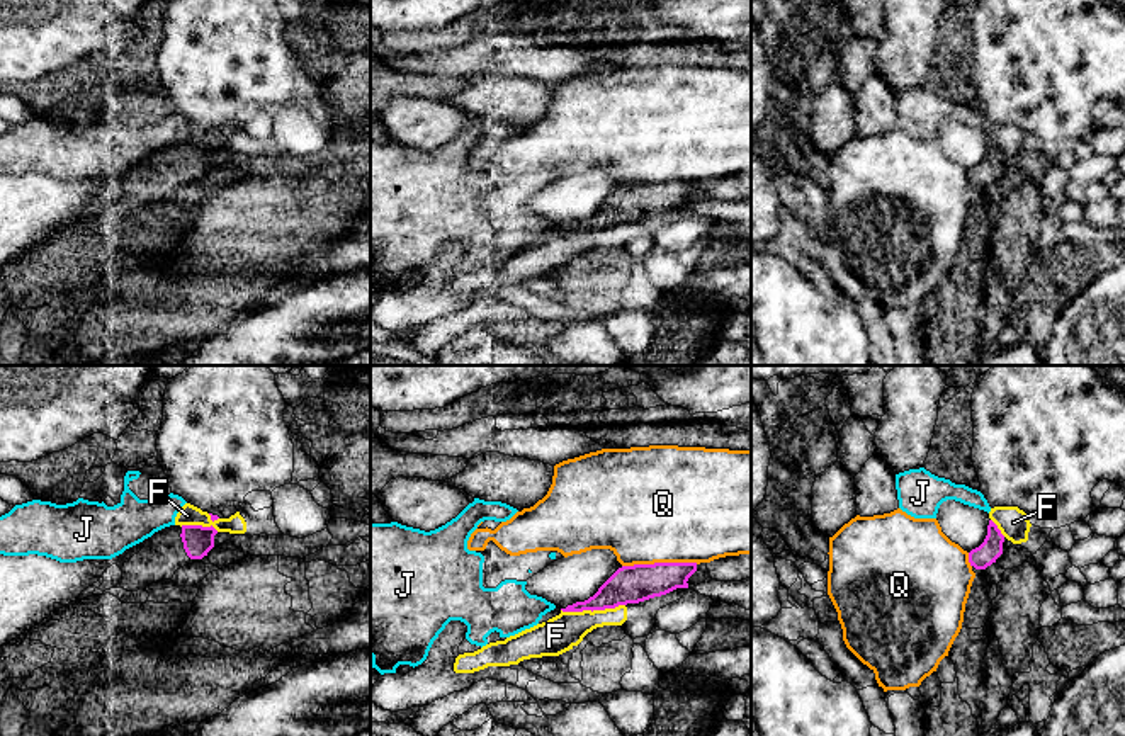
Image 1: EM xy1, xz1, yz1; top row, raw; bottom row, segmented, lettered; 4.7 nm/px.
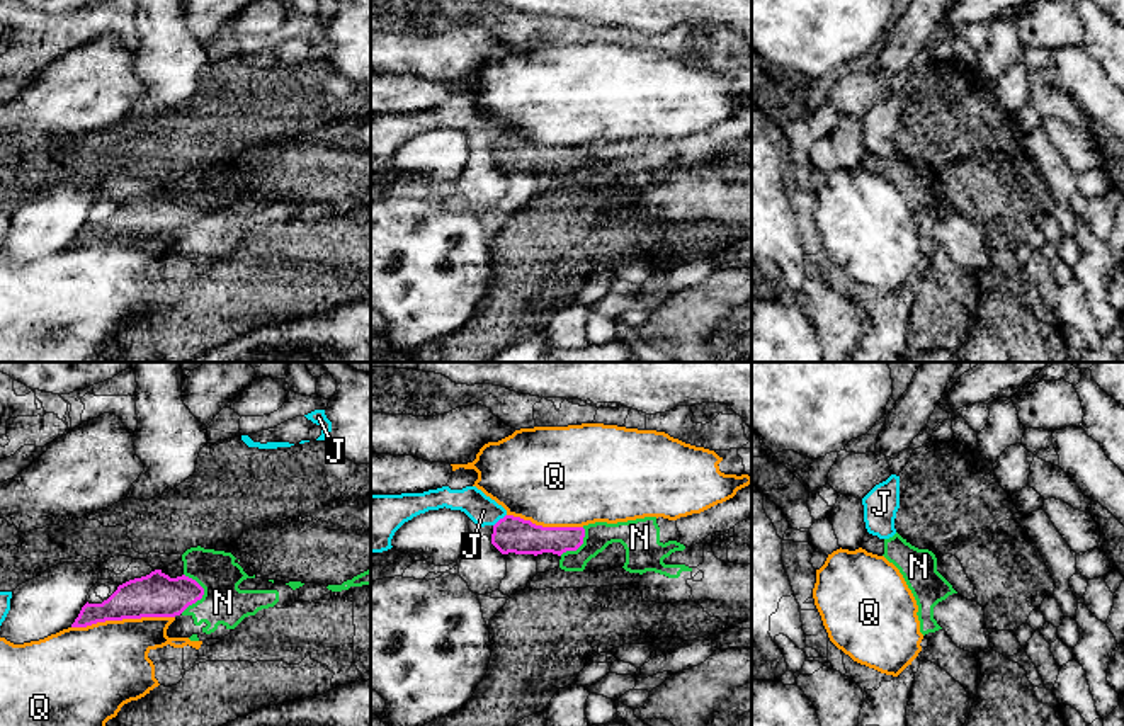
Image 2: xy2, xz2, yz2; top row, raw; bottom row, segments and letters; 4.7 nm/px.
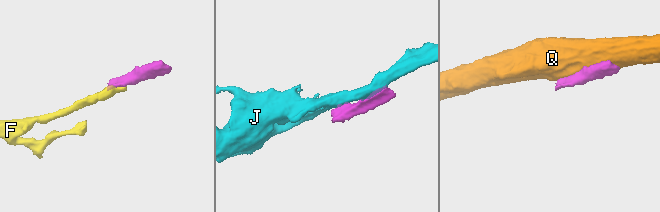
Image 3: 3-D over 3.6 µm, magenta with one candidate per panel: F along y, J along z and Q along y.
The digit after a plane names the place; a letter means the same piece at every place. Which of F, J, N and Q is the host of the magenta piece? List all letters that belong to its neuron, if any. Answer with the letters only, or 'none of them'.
N

